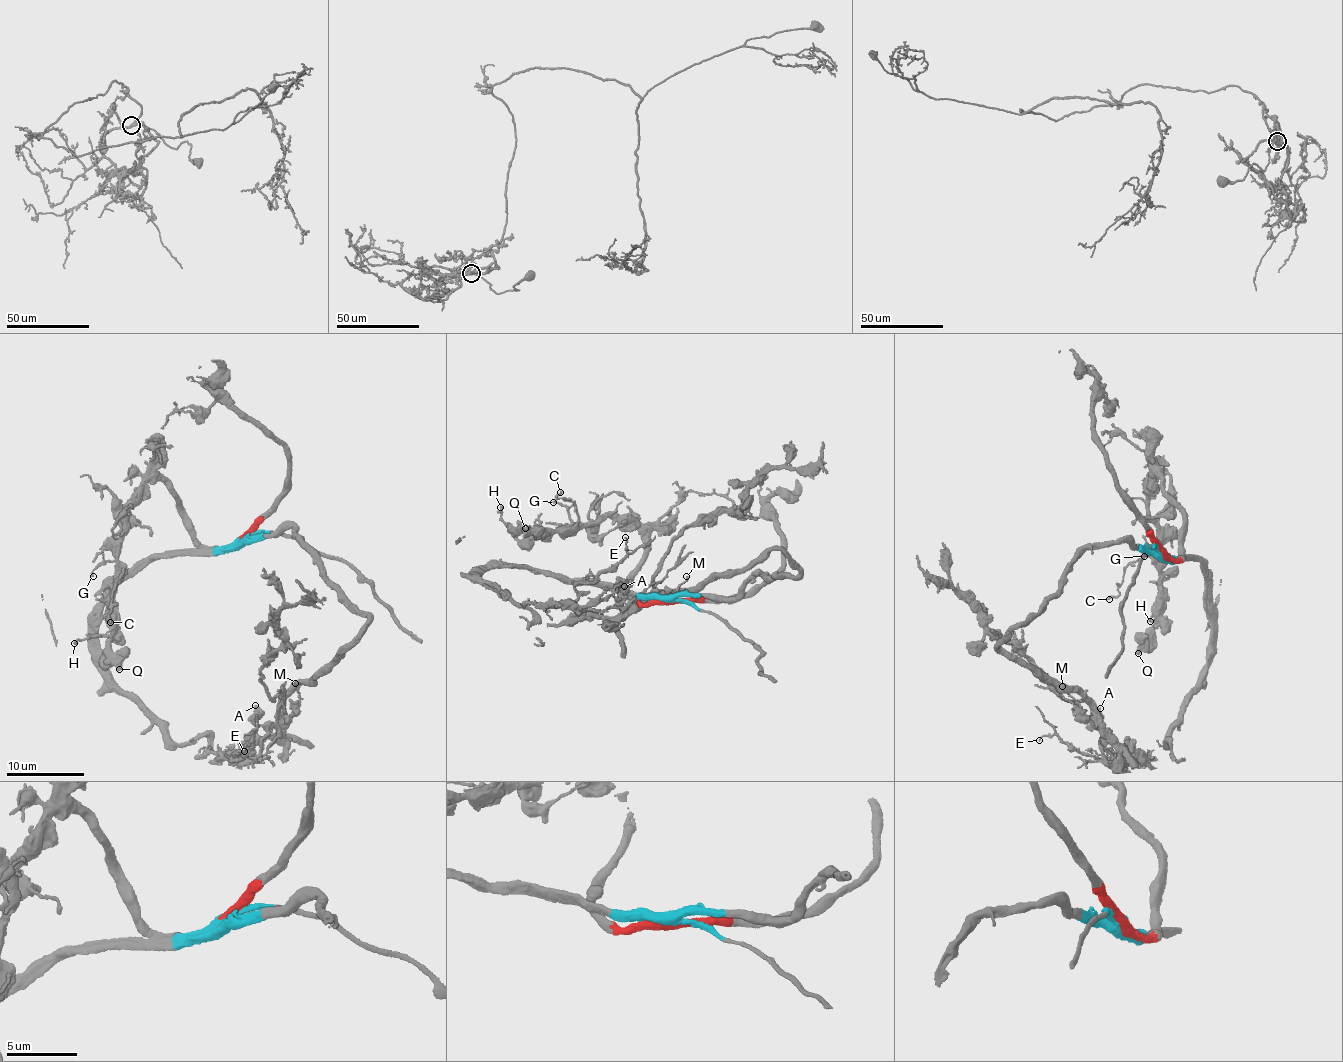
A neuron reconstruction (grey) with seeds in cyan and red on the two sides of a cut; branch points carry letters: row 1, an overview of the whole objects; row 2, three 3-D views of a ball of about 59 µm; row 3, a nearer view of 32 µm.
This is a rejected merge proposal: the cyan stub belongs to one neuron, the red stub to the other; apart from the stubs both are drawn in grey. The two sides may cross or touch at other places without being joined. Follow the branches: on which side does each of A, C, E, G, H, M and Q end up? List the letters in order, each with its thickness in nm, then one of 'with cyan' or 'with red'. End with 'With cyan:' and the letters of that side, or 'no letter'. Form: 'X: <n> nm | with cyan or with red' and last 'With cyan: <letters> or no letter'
A: 440 nm | with cyan
C: 180 nm | with red
E: 110 nm | with cyan
G: 130 nm | with red
H: 280 nm | with red
M: 150 nm | with cyan
Q: 500 nm | with red
With cyan: A, E, M

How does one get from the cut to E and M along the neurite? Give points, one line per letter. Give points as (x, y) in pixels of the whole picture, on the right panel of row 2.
E: (1161, 552), (1094, 543), (1002, 638), (1093, 706), (1101, 742), (1124, 763), (1055, 734), (1038, 741)
M: (1161, 552), (1094, 543), (1059, 590), (1002, 638), (999, 646), (1074, 686), (1093, 706), (1093, 722), (1061, 685)

